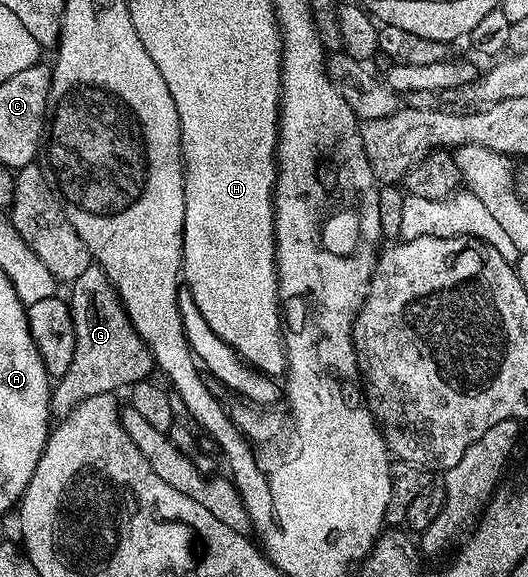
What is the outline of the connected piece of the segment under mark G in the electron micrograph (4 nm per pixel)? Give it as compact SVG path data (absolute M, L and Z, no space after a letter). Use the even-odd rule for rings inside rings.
M87 268L85 274L70 281L69 288L75 349L69 370L58 377L51 390L51 415L55 418L68 416L85 398L115 394L118 388L130 389L132 384L140 384L152 375L150 372L156 371L151 351L127 319L127 311L102 268Z

